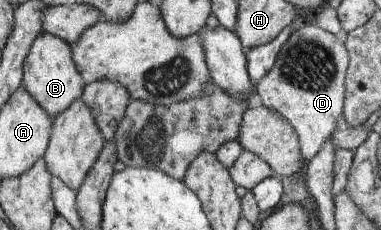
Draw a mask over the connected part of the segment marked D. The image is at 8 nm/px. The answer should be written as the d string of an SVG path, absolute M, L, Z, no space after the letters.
M306 19L289 35L271 71L255 83L262 105L280 113L297 132L303 160L313 159L342 125L348 63L345 45L317 24L307 24Z

